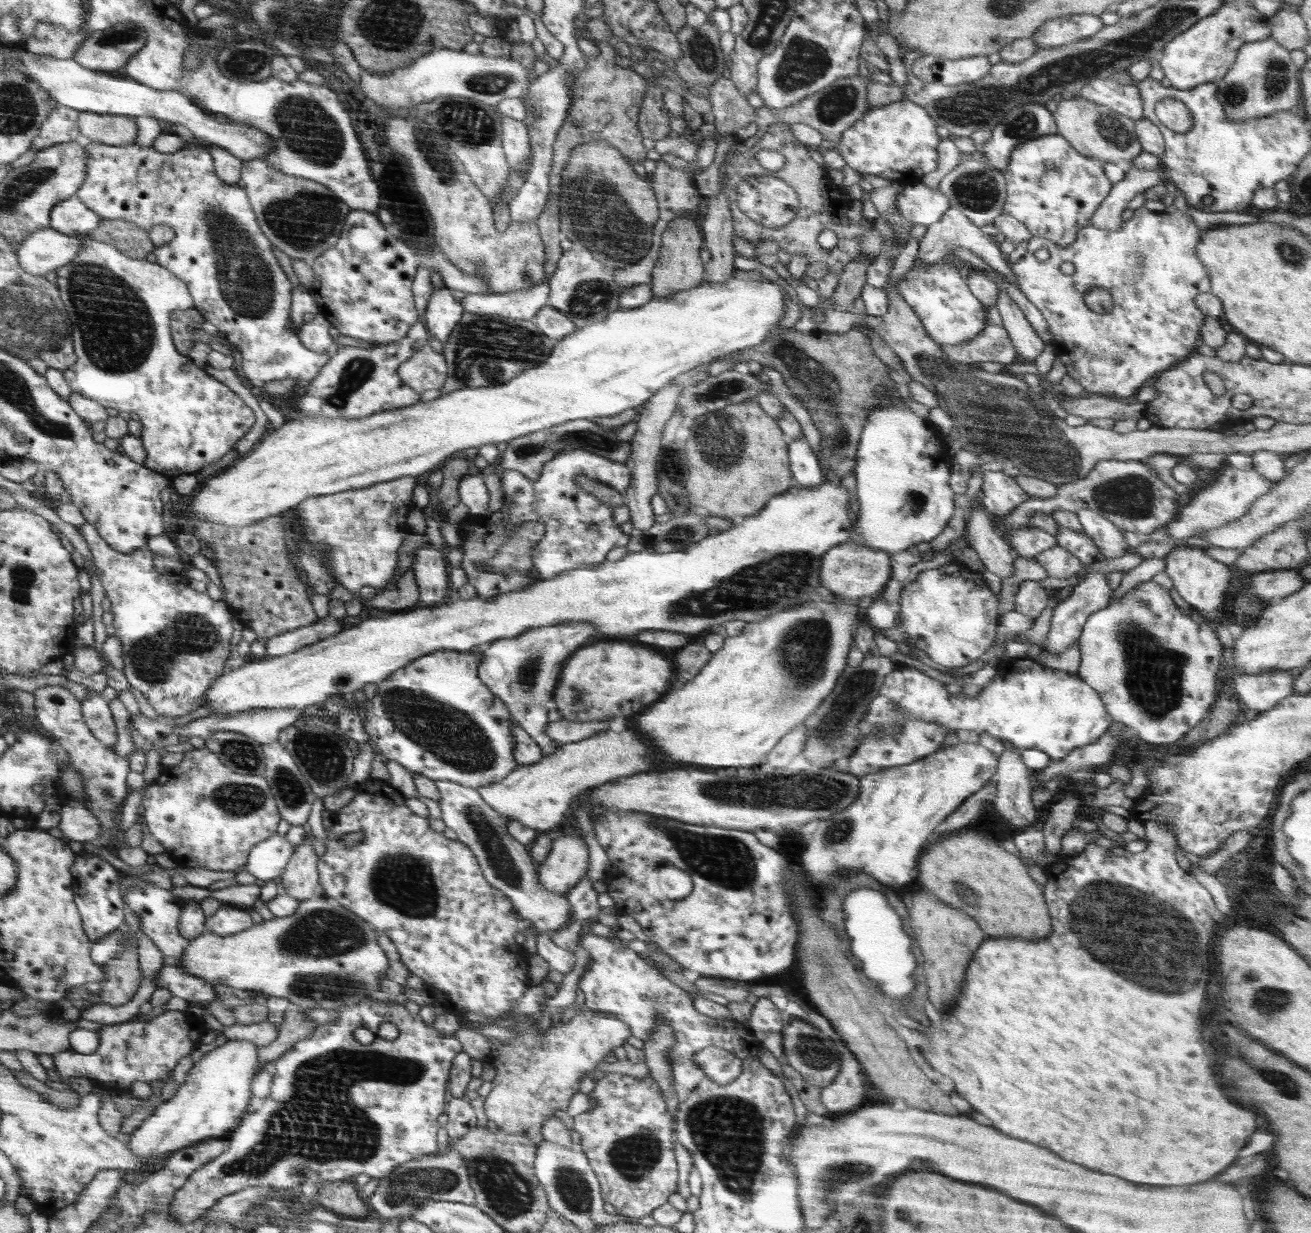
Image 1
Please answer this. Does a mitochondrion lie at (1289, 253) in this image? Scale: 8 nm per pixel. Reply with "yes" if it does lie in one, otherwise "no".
yes

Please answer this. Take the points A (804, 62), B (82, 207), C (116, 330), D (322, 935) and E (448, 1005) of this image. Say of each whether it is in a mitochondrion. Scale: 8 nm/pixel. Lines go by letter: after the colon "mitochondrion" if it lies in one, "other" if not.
A: mitochondrion
B: other
C: mitochondrion
D: mitochondrion
E: other

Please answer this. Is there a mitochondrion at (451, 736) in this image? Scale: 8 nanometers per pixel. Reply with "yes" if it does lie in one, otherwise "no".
yes

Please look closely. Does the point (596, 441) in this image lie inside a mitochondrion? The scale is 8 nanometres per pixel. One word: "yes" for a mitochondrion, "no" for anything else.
yes

